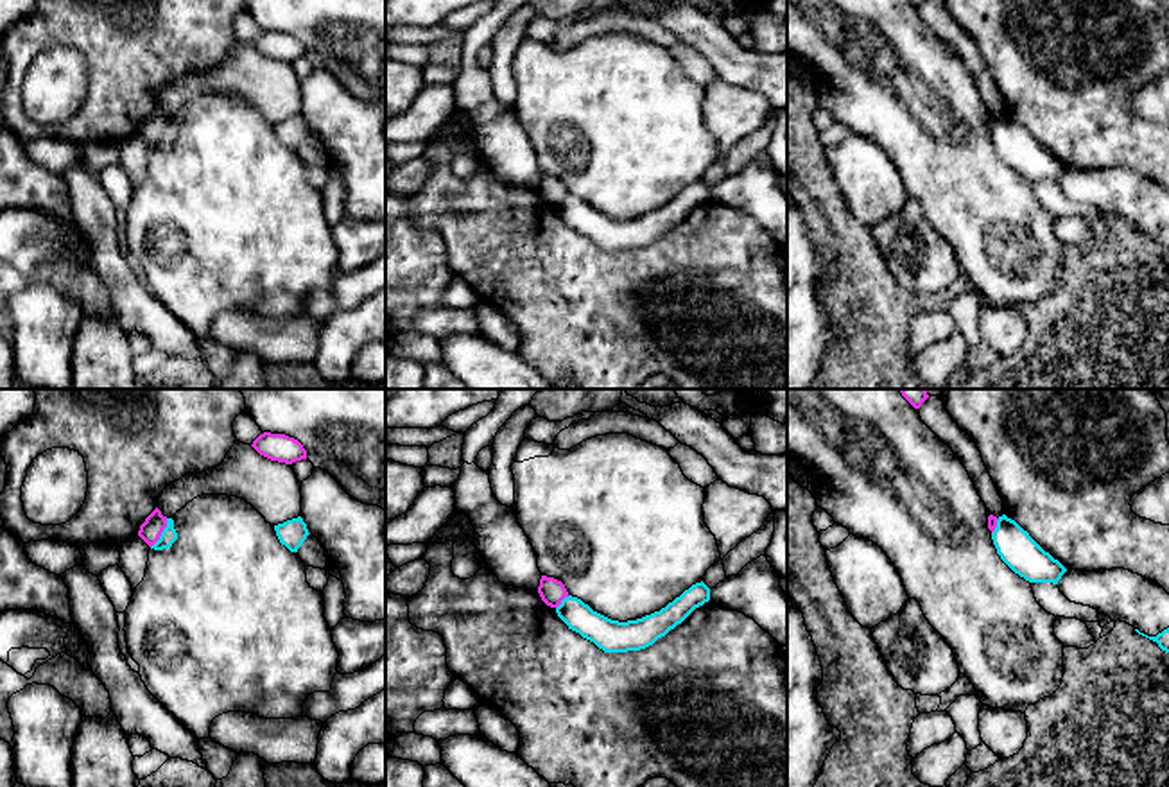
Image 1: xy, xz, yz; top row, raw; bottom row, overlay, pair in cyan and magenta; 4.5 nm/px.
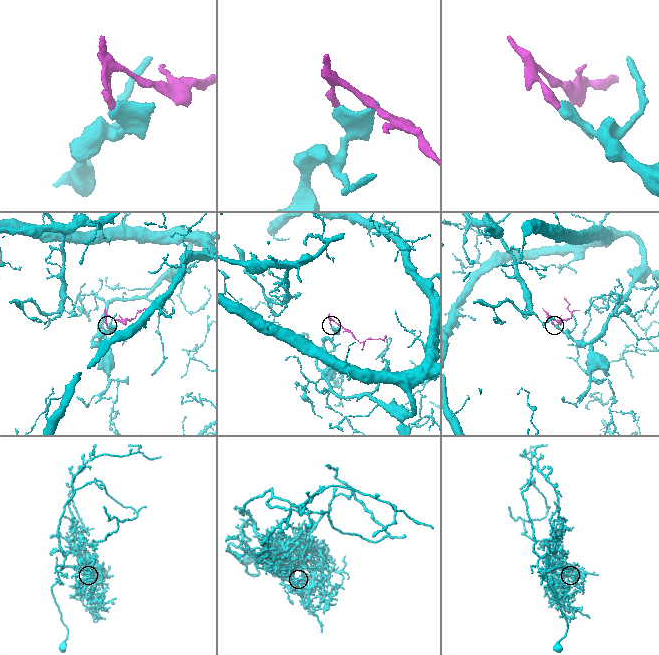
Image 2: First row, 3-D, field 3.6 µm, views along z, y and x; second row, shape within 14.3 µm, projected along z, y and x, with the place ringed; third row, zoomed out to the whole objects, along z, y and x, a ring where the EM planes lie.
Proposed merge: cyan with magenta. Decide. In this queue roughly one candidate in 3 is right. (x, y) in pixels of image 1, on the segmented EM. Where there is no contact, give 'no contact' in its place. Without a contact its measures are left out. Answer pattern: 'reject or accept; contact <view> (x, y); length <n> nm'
reject; contact xy (162, 533); length 150 nm

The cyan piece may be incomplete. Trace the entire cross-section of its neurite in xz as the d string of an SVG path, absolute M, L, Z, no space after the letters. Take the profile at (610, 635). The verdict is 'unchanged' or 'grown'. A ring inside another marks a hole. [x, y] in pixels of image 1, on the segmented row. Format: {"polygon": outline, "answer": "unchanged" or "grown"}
{"polygon": "M701 581L692 584L660 611L636 620L611 620L572 595L561 601L556 613L568 629L593 642L604 653L628 653L653 645L708 601L710 588Z", "answer": "unchanged"}

